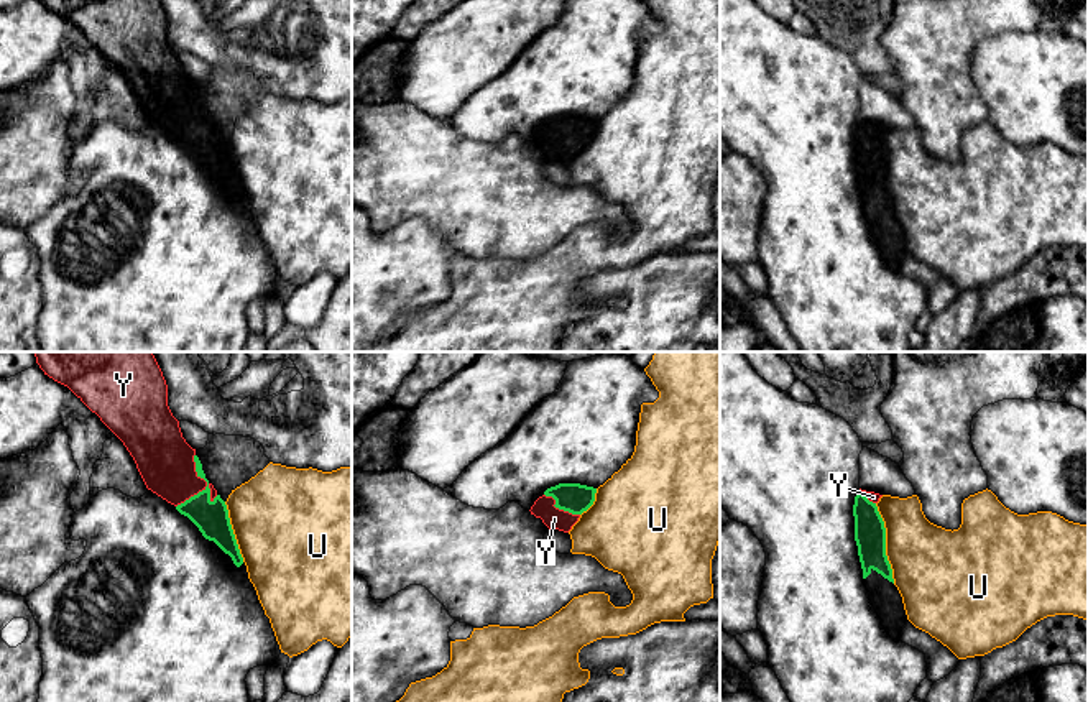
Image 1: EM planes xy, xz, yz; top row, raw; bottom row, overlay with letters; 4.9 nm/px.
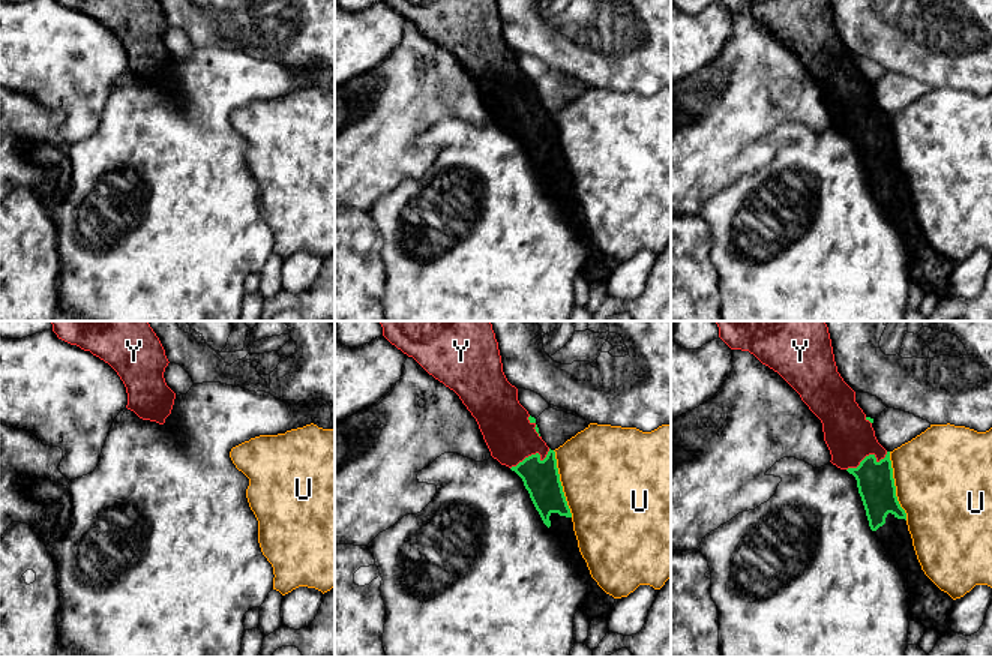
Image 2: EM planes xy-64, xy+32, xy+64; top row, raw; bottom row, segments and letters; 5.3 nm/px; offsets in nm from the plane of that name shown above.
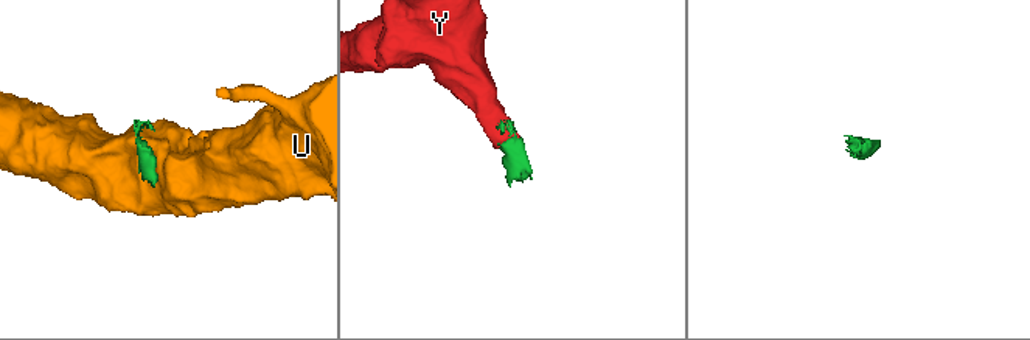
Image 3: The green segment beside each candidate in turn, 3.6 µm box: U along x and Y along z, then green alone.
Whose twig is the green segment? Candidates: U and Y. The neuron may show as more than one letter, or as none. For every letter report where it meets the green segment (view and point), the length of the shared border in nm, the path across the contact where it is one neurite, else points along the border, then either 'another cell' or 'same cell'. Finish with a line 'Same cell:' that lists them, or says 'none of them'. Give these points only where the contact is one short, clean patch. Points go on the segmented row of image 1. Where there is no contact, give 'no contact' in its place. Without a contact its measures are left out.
U: contact yz (885, 543); length 400 nm; border yz (875, 503), (883, 521), (885, 554), (894, 582); another cell
Y: contact xy (207, 485); length 280 nm; way xy (212, 520), (207, 512), (207, 485), (189, 485), (165, 461); same cell
Same cell: Y

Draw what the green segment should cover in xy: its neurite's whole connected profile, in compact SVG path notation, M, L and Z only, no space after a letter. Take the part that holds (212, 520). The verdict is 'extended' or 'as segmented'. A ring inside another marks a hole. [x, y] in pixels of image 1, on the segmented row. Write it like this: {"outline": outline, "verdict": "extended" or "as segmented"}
{"outline": "M33 352L39 368L54 381L67 386L123 442L133 457L148 490L174 505L209 541L228 554L237 567L243 564L225 501L205 478L202 464L186 439L179 421L168 406L168 385L153 352Z", "verdict": "extended"}

